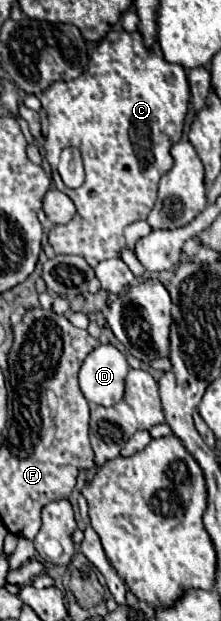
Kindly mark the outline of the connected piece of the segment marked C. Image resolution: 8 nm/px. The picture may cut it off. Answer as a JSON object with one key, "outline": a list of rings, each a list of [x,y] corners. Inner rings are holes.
{"outline":[[[111,30],[101,44],[93,48],[87,72],[67,82],[67,86],[63,86],[63,82],[55,82],[43,92],[41,104],[49,120],[49,134],[43,144],[45,160],[51,164],[57,190],[65,192],[77,206],[77,216],[69,224],[49,230],[49,244],[53,246],[55,254],[83,256],[91,268],[95,268],[101,260],[121,258],[121,250],[127,248],[123,230],[129,224],[149,216],[157,200],[159,178],[173,166],[169,150],[181,140],[189,98],[191,94],[185,68],[179,64],[169,64],[161,54],[159,44],[155,44],[153,50],[147,50],[139,32],[129,34],[125,30]],[[65,146],[75,146],[83,154],[85,182],[79,188],[67,188],[57,172],[59,154]]]}

